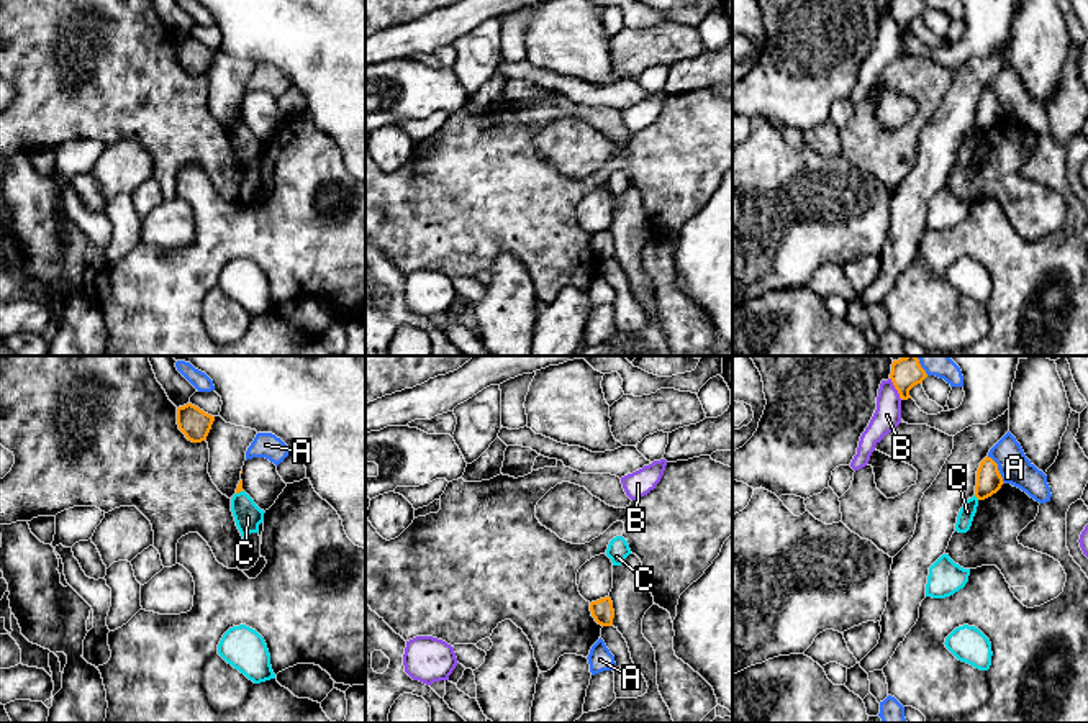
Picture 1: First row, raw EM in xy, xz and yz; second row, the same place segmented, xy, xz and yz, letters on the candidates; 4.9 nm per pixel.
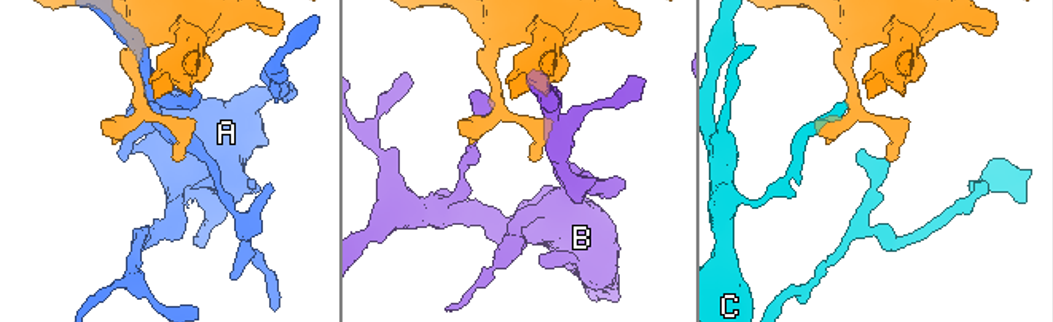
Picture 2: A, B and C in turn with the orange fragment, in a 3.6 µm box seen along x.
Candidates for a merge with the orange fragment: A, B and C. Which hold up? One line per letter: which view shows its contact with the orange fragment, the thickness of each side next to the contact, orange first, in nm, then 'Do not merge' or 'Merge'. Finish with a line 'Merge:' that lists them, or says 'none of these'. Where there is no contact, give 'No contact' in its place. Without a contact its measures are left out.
A: Touches orange in yz. Thickness 130 nm (orange) against 160 nm. Do not merge
B: Touches orange in yz. Thickness 150 nm (orange) against 130 nm. Do not merge
C: Touches orange in yz. Thickness 130 nm (orange) against 80 nm. Do not merge
Merge: none of these

